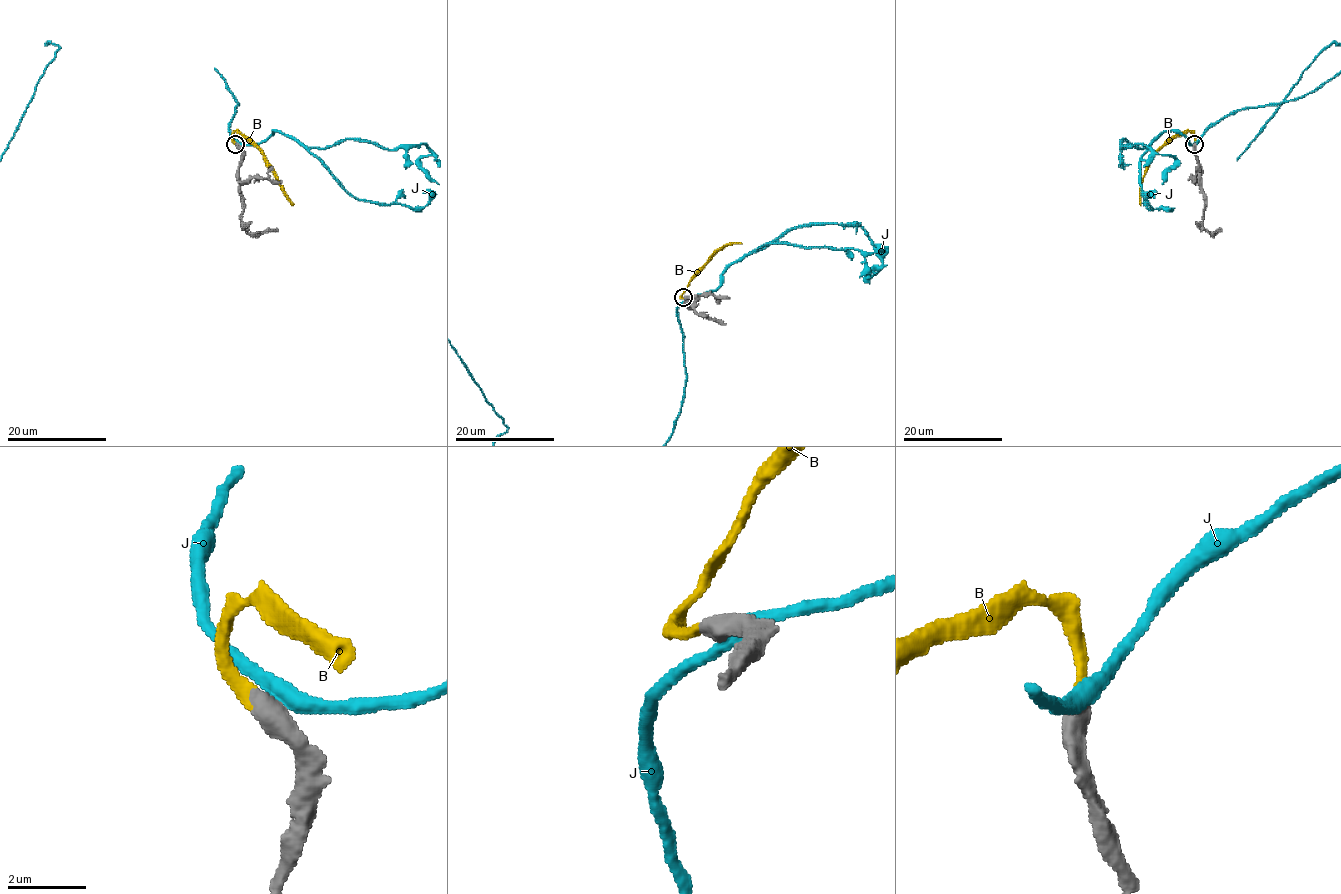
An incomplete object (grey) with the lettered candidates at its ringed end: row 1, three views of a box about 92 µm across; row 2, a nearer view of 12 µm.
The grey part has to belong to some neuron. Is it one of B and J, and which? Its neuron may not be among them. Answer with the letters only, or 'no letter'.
B

